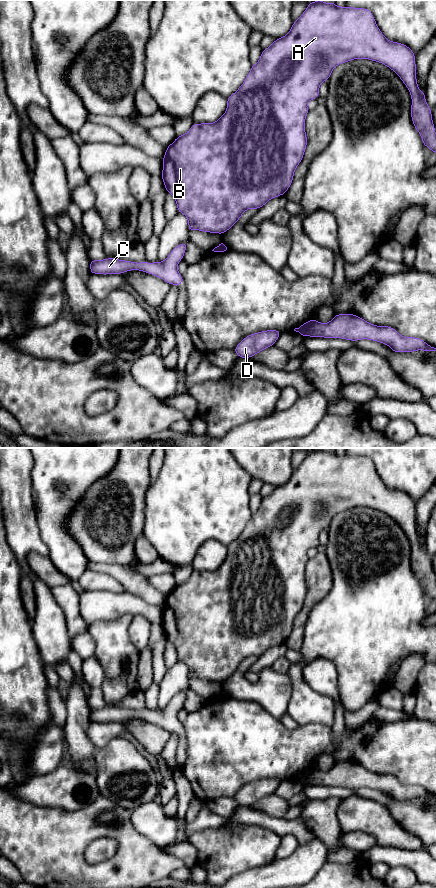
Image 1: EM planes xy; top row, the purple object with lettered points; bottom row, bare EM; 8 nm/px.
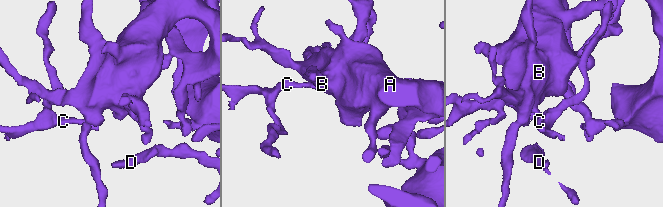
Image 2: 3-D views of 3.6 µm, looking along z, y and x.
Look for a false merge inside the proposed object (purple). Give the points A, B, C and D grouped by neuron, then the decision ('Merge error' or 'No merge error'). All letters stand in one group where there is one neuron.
Groups: A B C D. No merge error

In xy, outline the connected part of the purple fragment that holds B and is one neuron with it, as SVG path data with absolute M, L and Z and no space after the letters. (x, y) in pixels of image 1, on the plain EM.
M317 448L316 450L310 449L303 462L295 470L293 470L290 479L285 484L276 487L268 496L262 498L259 509L251 514L251 518L246 524L243 532L236 538L235 541L227 546L227 557L225 561L213 571L193 571L186 582L176 585L174 590L167 594L166 600L163 604L163 618L161 621L162 628L166 639L174 645L177 651L178 661L182 661L187 665L189 670L189 680L199 678L202 680L218 681L222 683L235 673L246 658L251 656L258 658L270 647L285 643L292 632L294 620L303 607L308 591L305 580L305 566L309 560L307 551L310 548L317 547L319 545L319 535L321 531L329 528L333 517L337 513L354 507L369 507L382 511L400 525L411 543L411 567L413 573L422 586L423 594L427 594L432 600L436 601L436 579L432 568L431 556L426 551L425 541L424 539L421 540L418 536L415 501L403 491L388 488L378 476L371 459L366 456L354 456L347 454L338 455L334 450L325 451L321 448Z

